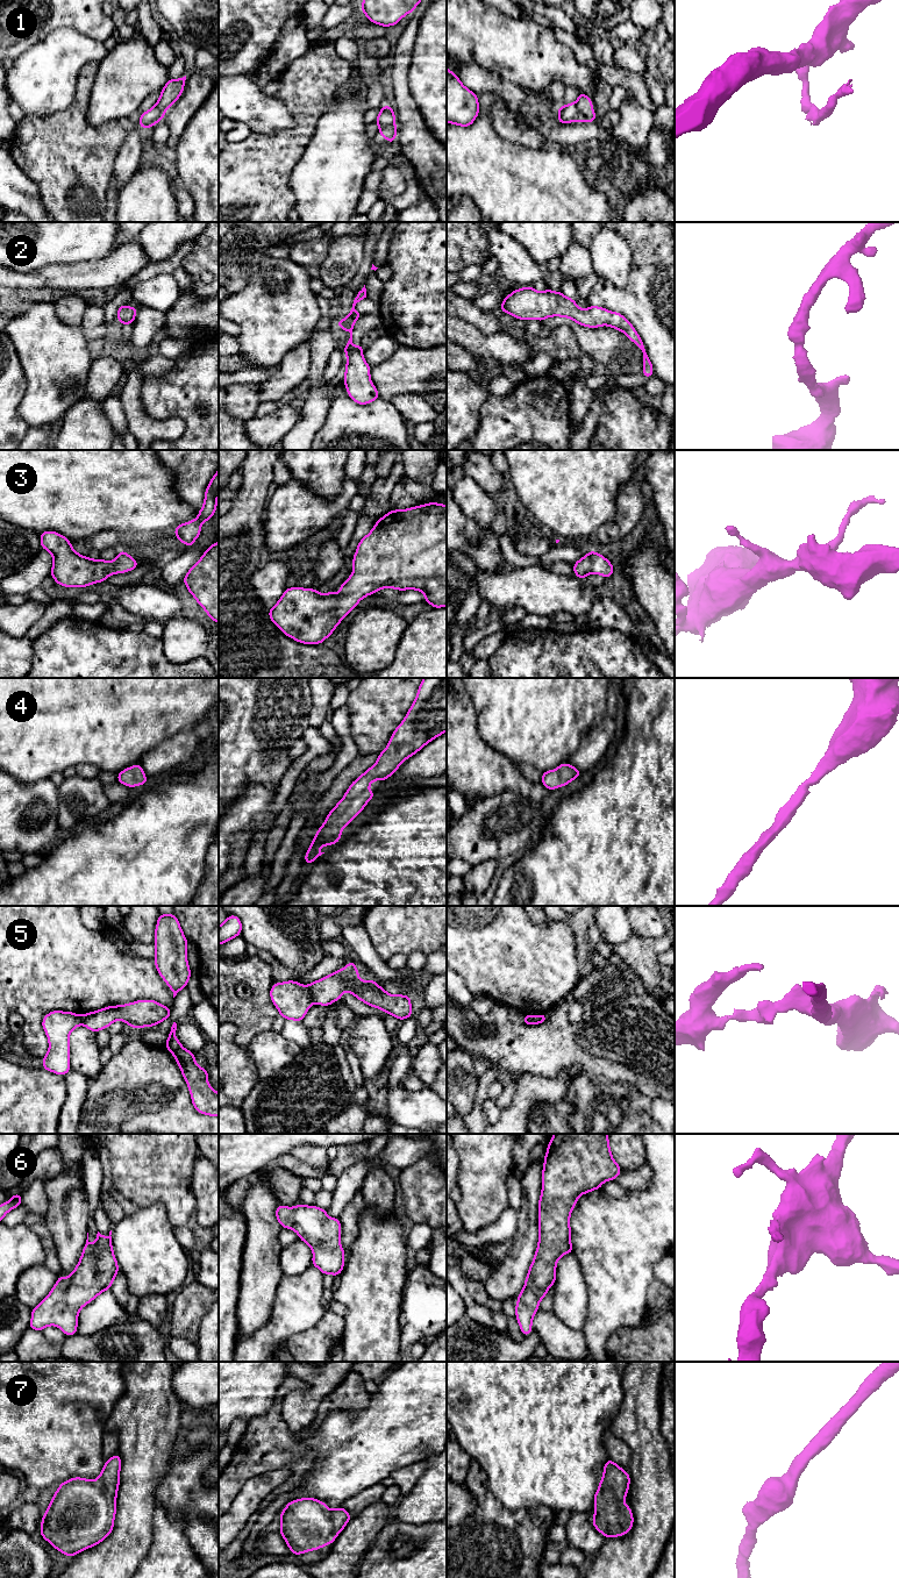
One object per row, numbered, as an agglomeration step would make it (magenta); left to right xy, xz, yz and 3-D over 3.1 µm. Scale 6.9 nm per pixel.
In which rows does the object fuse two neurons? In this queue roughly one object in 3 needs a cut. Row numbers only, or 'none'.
1, 5

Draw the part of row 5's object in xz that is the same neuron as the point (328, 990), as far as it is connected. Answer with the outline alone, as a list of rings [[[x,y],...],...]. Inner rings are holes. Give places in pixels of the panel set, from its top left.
[[[350,959],[345,967],[309,983],[308,988],[313,1004],[328,1007],[330,1004],[341,1000],[342,993],[347,991],[364,1004],[379,1008],[399,1020],[413,1016],[411,997],[392,995],[374,980],[361,980],[358,972],[359,970]]]

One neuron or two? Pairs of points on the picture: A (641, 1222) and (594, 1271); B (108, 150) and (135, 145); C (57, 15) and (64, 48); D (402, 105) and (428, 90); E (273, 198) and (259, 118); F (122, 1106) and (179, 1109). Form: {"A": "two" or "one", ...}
{"A": "one", "B": "two", "C": "two", "D": "two", "E": "two", "F": "one"}

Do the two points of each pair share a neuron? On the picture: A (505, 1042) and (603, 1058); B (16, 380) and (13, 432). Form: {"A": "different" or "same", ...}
{"A": "same", "B": "same"}

